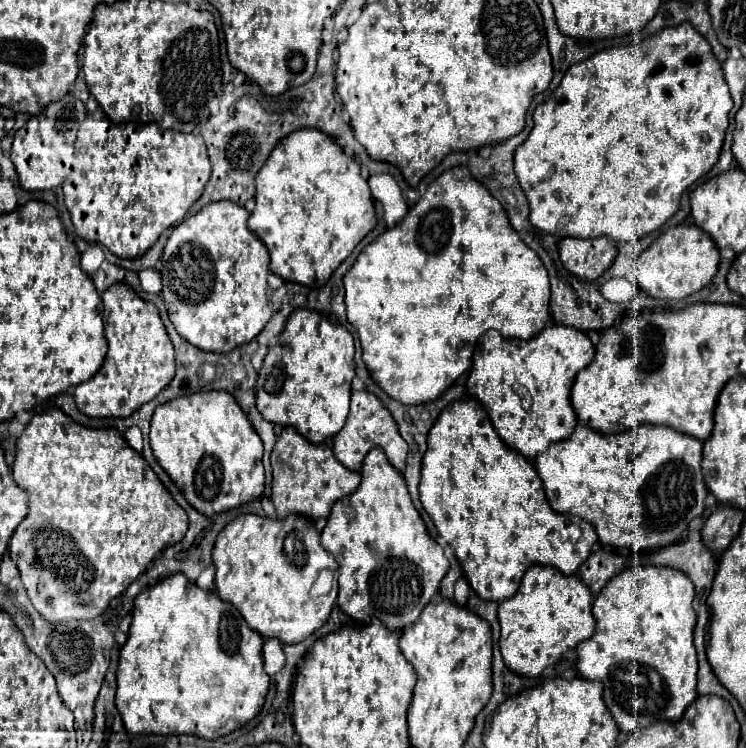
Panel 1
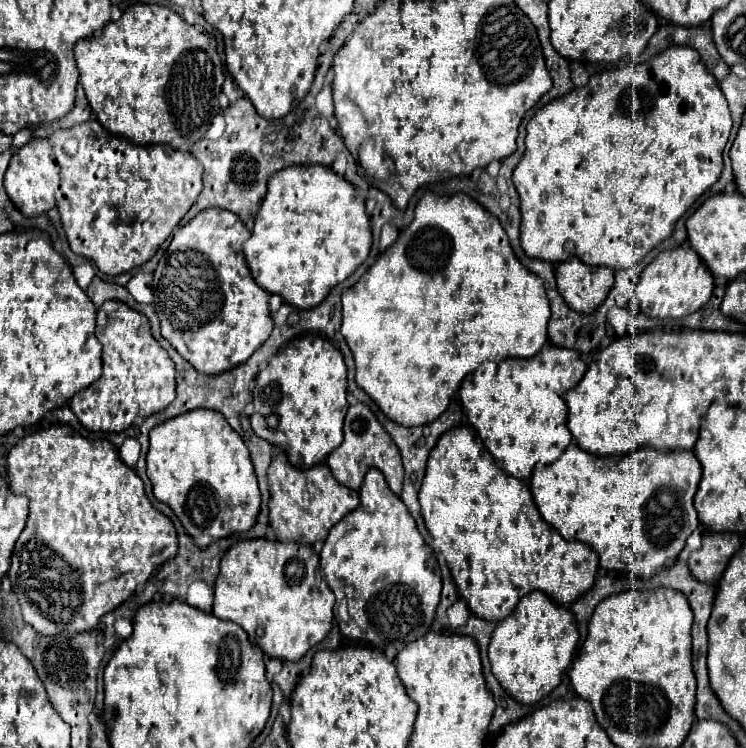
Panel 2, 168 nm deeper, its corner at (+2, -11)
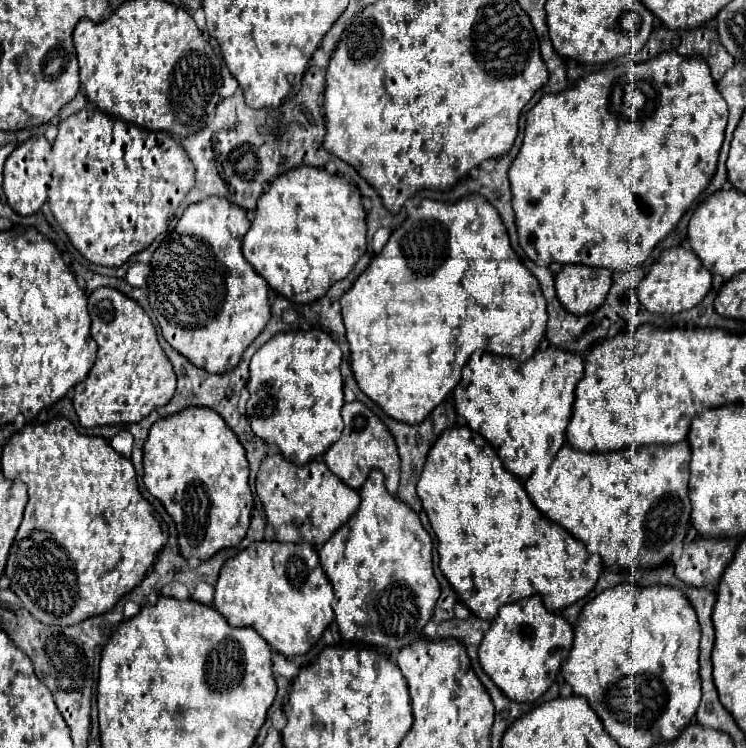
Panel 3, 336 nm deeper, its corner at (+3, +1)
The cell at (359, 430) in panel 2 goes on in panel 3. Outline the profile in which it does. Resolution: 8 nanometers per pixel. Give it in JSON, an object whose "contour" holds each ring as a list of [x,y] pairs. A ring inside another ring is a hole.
{"contour":[[[359,400],[345,404],[343,410],[343,434],[341,438],[325,452],[325,464],[329,466],[329,470],[343,480],[349,488],[359,490],[365,480],[369,478],[371,470],[381,470],[385,476],[385,486],[389,490],[389,494],[397,496],[397,484],[399,484],[399,454],[397,454],[397,446],[395,440],[391,436],[391,432],[385,428],[385,424]]]}

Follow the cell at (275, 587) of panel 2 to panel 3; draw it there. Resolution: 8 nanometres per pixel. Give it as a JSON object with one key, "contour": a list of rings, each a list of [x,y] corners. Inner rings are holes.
{"contour":[[[277,540],[271,542],[253,542],[247,550],[239,552],[235,558],[223,564],[219,580],[215,584],[215,602],[213,606],[229,620],[229,624],[245,626],[257,630],[265,642],[285,658],[301,656],[309,652],[319,638],[323,636],[325,628],[333,620],[333,588],[319,564],[319,556],[311,544],[281,544]]]}

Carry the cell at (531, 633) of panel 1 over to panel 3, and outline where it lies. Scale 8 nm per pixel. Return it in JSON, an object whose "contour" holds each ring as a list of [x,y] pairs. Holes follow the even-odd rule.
{"contour":[[[529,596],[501,608],[479,646],[479,662],[485,674],[509,700],[535,702],[555,682],[555,676],[573,644],[573,630],[565,618],[545,610],[543,600]]]}

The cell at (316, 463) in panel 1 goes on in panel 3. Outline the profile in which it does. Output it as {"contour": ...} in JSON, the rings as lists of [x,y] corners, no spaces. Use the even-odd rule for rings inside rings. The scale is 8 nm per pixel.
{"contour":[[[281,454],[267,456],[261,462],[255,490],[263,504],[267,522],[275,530],[275,538],[293,544],[307,542],[313,548],[321,548],[321,544],[325,544],[325,540],[329,540],[329,536],[333,536],[333,532],[359,508],[359,492],[343,484],[323,460],[295,466]]]}

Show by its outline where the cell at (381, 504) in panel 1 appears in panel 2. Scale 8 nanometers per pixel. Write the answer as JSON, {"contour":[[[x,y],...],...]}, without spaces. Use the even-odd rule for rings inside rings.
{"contour":[[[368,470],[360,488],[358,508],[332,526],[319,556],[322,574],[330,590],[336,594],[334,618],[344,636],[366,640],[368,644],[382,650],[390,646],[402,650],[406,644],[418,640],[430,630],[442,590],[440,566],[432,548],[426,546],[424,538],[420,536],[406,504],[402,504],[402,500],[390,490],[380,470]]]}

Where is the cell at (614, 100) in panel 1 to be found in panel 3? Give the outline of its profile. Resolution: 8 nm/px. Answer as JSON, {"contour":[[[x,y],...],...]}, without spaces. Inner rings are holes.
{"contour":[[[675,52],[659,54],[643,64],[619,66],[619,68],[611,68],[605,72],[589,74],[561,94],[545,94],[527,114],[523,146],[509,168],[515,224],[517,224],[521,248],[539,266],[549,266],[553,262],[559,262],[559,264],[583,264],[583,266],[593,266],[593,268],[607,268],[613,272],[627,272],[627,270],[637,268],[649,258],[657,242],[661,242],[677,226],[685,210],[695,202],[695,198],[711,182],[717,170],[725,126],[727,126],[727,104],[717,92],[717,86],[709,74],[709,66],[705,64],[705,60],[683,58],[683,56],[677,56]]]}

